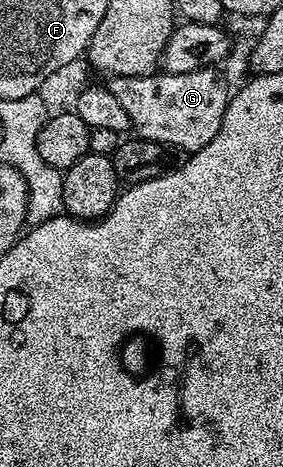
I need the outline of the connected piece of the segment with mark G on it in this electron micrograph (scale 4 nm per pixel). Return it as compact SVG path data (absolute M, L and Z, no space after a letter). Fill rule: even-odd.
M208 68L188 74L156 72L145 76L117 76L106 83L106 88L125 108L131 121L130 129L138 137L153 140L175 152L187 150L186 153L192 155L221 132L229 89L219 72Z

